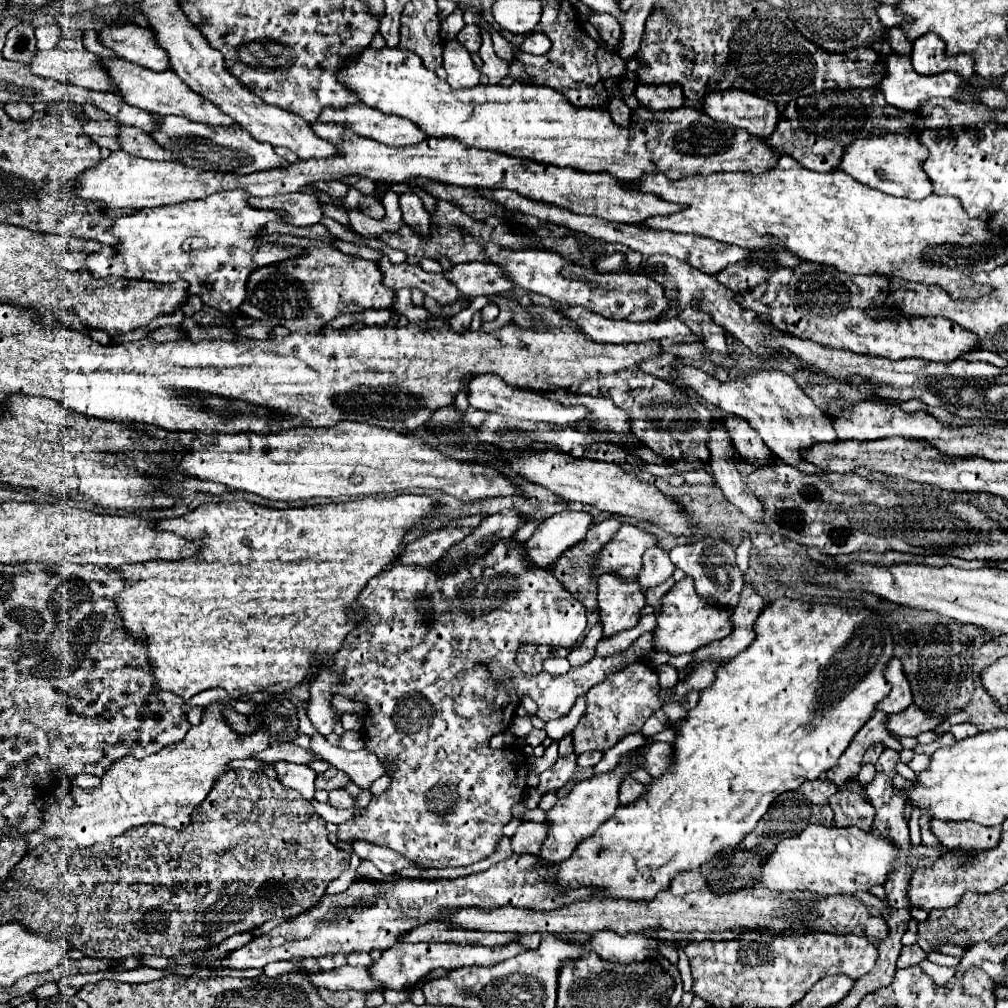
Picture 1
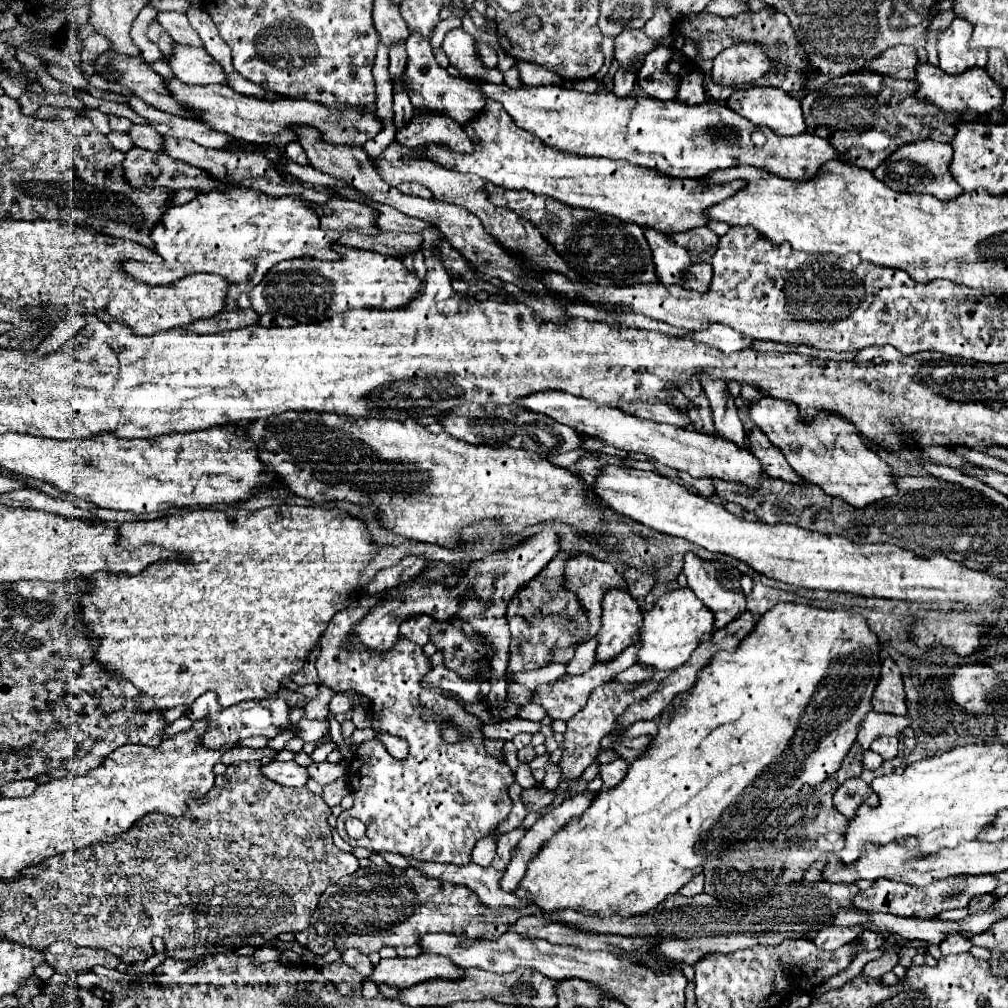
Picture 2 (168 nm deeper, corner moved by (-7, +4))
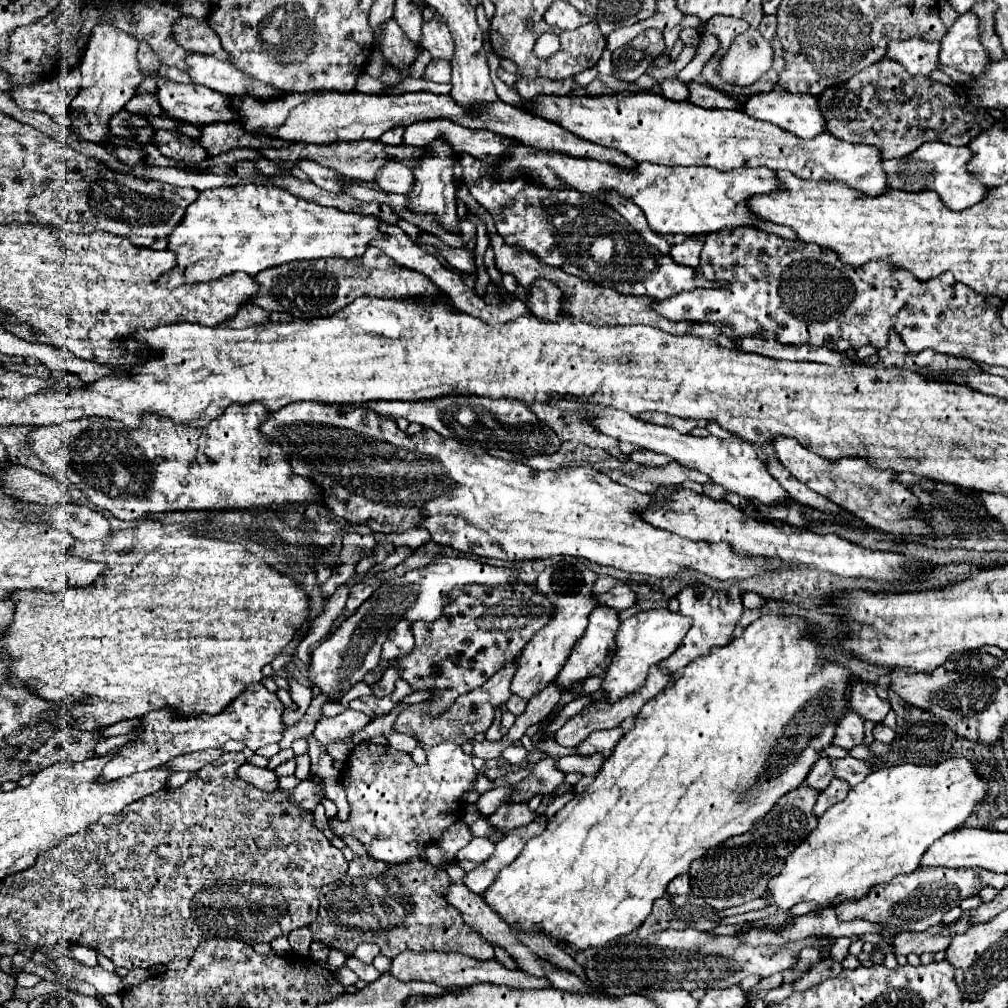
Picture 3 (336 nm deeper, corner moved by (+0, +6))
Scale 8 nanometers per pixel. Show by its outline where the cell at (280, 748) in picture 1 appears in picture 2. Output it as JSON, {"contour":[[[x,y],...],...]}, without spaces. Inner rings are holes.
{"contour":[[[233,747],[229,749],[225,755],[223,755],[223,763],[233,763],[233,761],[249,761],[249,759],[257,759],[261,761],[263,757],[267,759],[273,759],[279,751],[275,749],[269,749],[269,747],[263,747],[263,749],[251,749],[251,747]]]}

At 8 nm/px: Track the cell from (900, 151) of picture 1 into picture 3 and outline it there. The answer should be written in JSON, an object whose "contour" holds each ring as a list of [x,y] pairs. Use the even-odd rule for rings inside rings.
{"contour":[[[934,141],[934,143],[920,145],[914,153],[910,153],[910,157],[888,159],[888,161],[882,161],[882,165],[886,165],[886,175],[888,175],[892,189],[936,191],[950,209],[966,209],[966,207],[982,201],[990,191],[984,183],[980,183],[966,169],[966,163],[970,159],[972,159],[970,147],[952,147],[942,141]]]}

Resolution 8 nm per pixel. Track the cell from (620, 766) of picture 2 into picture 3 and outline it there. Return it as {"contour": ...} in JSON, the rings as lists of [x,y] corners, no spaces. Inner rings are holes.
{"contour":[[[568,755],[556,759],[556,767],[562,773],[580,773],[584,777],[594,777],[600,771],[602,763],[602,755]]]}

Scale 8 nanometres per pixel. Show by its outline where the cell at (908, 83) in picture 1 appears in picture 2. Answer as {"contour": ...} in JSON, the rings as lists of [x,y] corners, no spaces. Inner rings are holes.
{"contour":[[[919,61],[915,67],[915,81],[919,85],[915,91],[915,97],[919,101],[935,105],[937,109],[941,109],[945,113],[949,113],[949,111],[957,113],[957,111],[963,111],[965,107],[979,111],[979,113],[989,113],[1003,105],[1005,91],[1001,87],[997,87],[997,83],[993,83],[993,79],[989,79],[989,75],[983,69],[977,69],[977,67],[967,69],[961,75],[949,75],[949,73],[943,73],[939,67],[933,67],[931,63]]]}

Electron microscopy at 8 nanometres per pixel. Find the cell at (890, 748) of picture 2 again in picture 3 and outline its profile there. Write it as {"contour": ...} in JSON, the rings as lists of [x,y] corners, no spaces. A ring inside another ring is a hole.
{"contour":[[[878,723],[878,725],[874,727],[874,739],[882,741],[882,743],[890,743],[890,741],[894,739],[894,731],[892,731],[890,727],[886,727],[884,723]]]}

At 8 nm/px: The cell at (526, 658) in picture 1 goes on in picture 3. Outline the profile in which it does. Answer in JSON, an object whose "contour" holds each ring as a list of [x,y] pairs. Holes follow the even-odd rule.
{"contour":[[[510,665],[510,667],[502,669],[502,673],[496,673],[490,681],[486,681],[486,685],[458,697],[458,701],[450,707],[450,713],[438,717],[438,721],[430,721],[430,717],[422,717],[422,713],[418,713],[418,705],[410,705],[406,711],[402,711],[396,717],[392,731],[406,733],[406,735],[418,739],[426,747],[438,745],[442,741],[452,741],[456,745],[462,745],[466,741],[472,741],[476,735],[484,735],[486,729],[492,725],[496,707],[502,707],[510,699],[510,677],[514,675],[514,669],[516,669],[516,665]]]}

